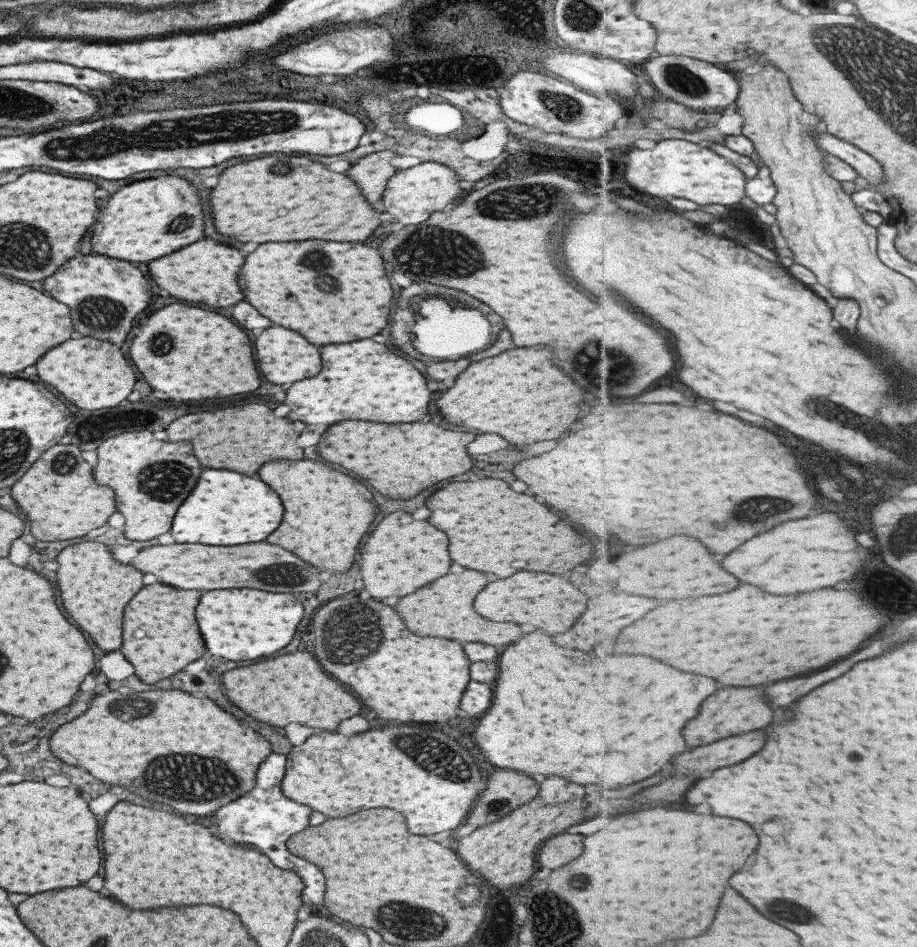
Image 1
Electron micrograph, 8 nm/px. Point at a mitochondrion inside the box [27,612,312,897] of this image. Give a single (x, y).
(220, 781)

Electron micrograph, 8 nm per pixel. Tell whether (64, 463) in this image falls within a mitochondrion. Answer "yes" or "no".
yes

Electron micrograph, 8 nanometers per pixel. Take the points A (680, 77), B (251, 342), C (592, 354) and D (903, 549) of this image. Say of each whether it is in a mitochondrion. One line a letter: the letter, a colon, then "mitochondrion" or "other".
A: mitochondrion
B: other
C: mitochondrion
D: mitochondrion

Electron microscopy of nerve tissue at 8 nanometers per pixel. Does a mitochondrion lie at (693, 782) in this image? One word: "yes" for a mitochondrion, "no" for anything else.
no

